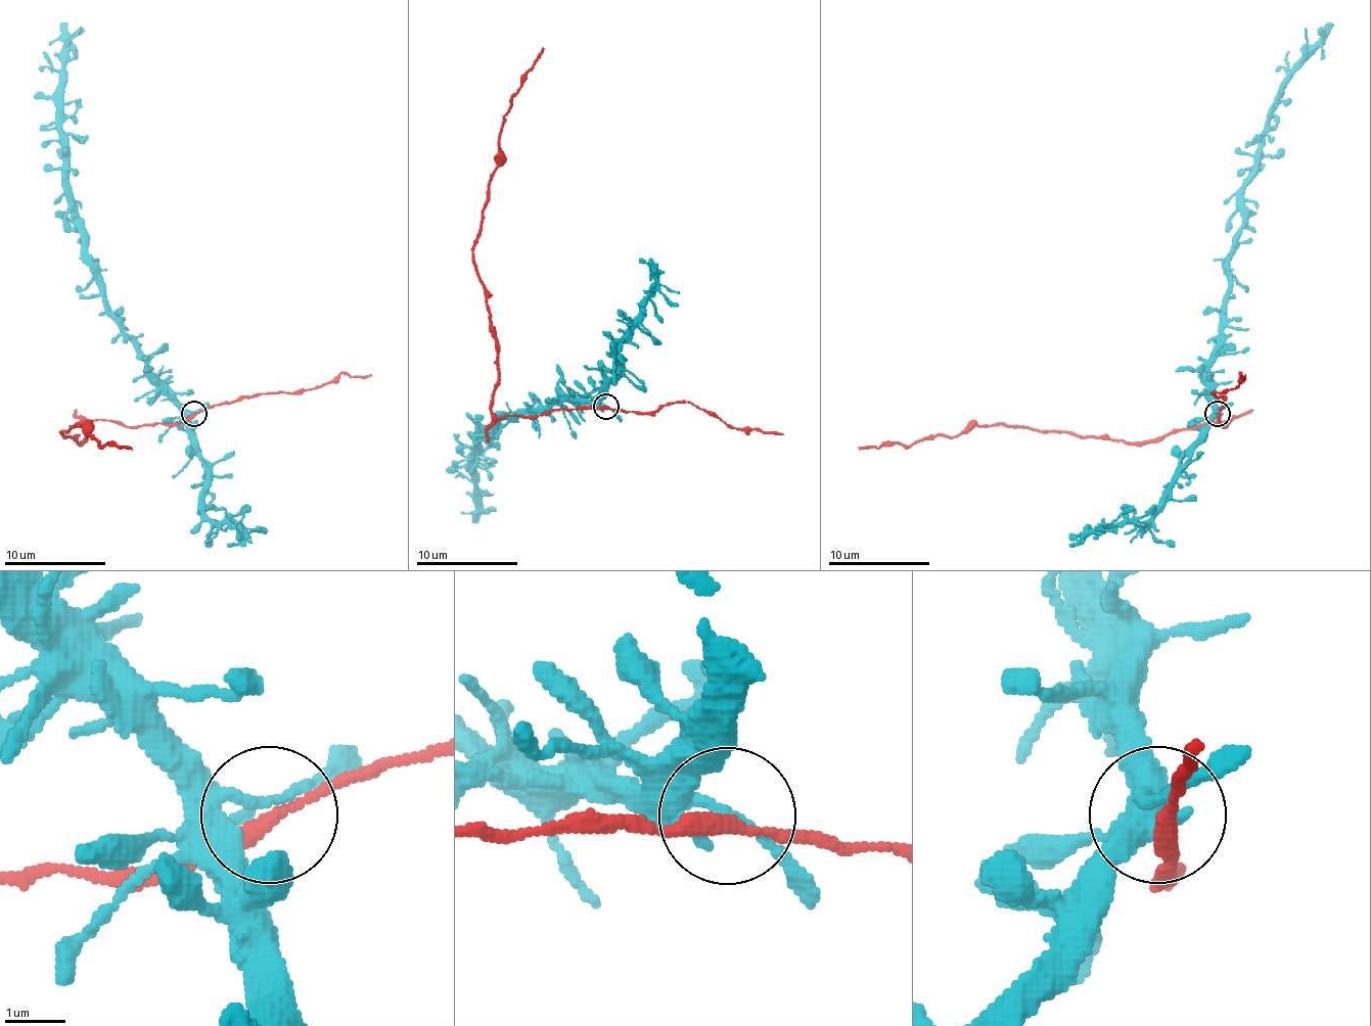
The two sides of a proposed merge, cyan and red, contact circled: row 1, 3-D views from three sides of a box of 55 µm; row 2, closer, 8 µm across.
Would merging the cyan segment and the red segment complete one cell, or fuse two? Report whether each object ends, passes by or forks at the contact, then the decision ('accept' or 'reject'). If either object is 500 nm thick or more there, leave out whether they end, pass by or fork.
cyan passes by | red passes by | accept

